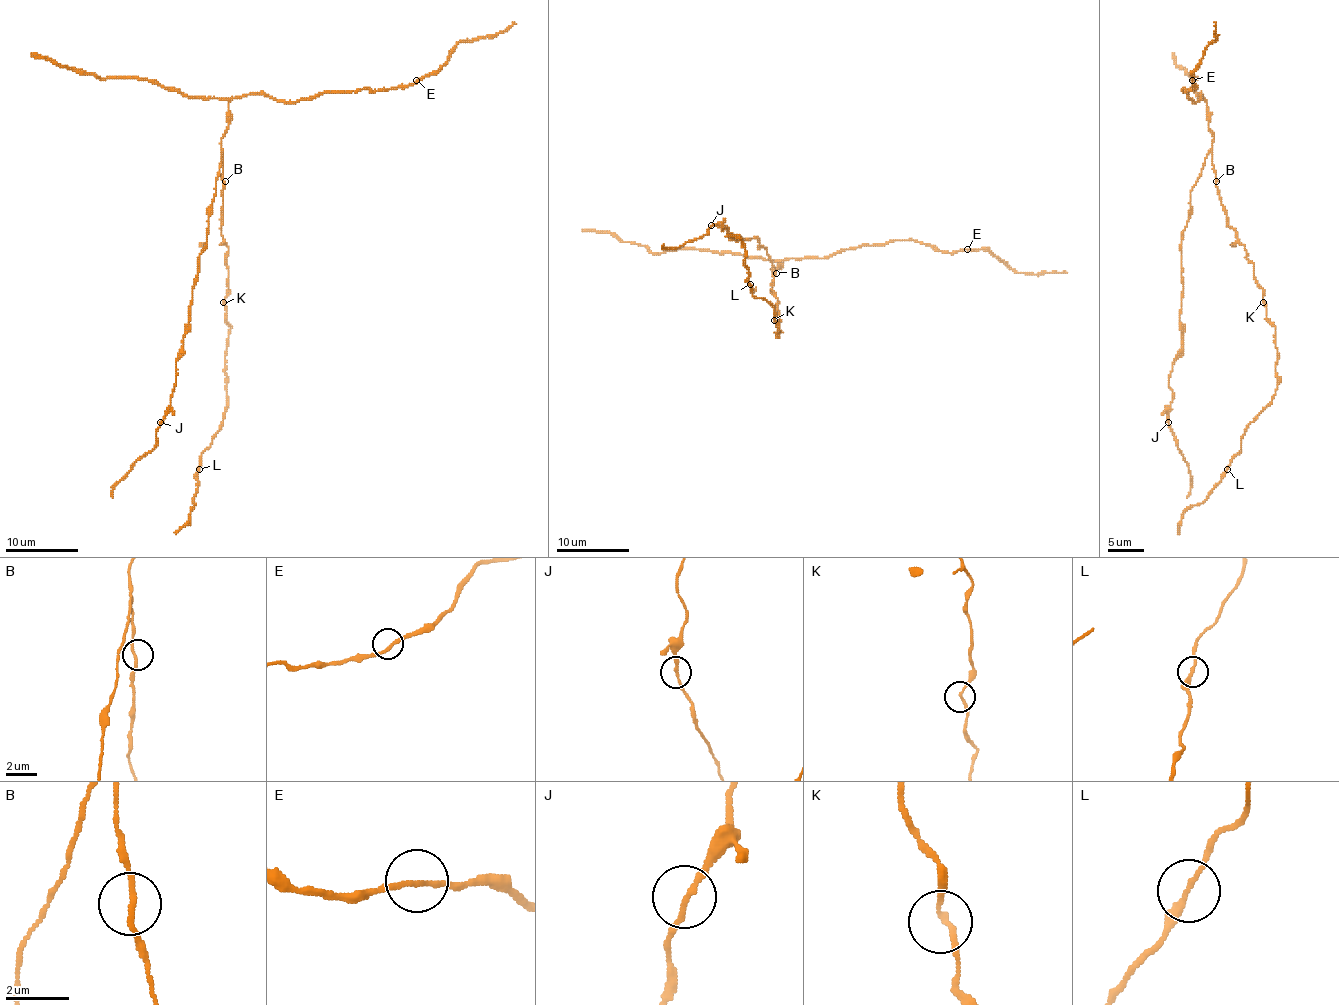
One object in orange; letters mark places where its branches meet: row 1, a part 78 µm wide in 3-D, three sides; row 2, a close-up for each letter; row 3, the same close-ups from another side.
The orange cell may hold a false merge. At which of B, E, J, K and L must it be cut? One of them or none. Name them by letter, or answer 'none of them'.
none of them

